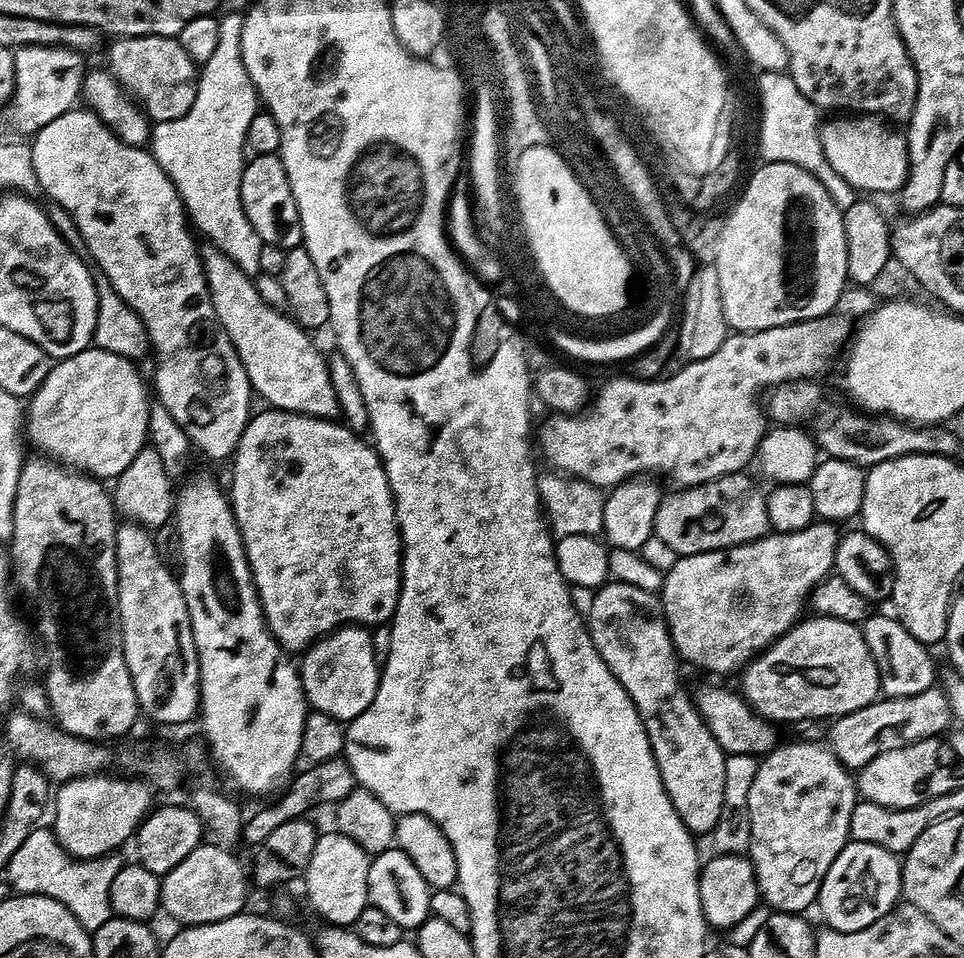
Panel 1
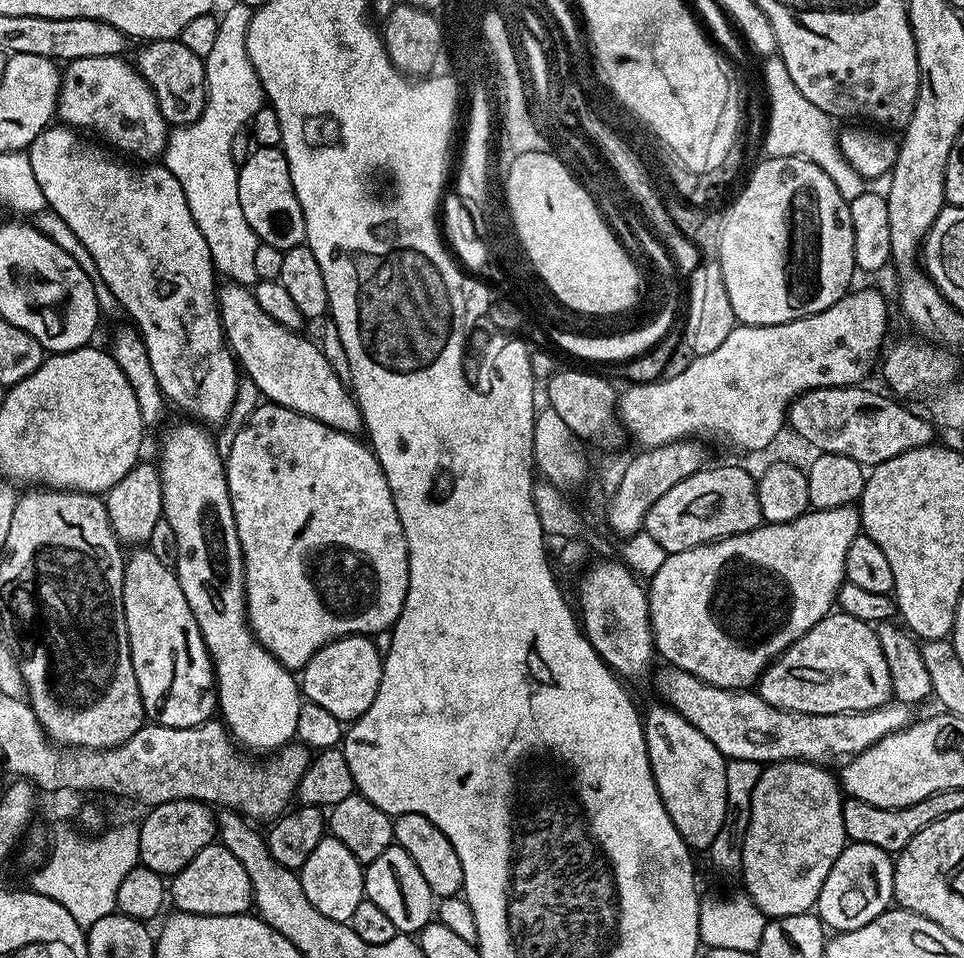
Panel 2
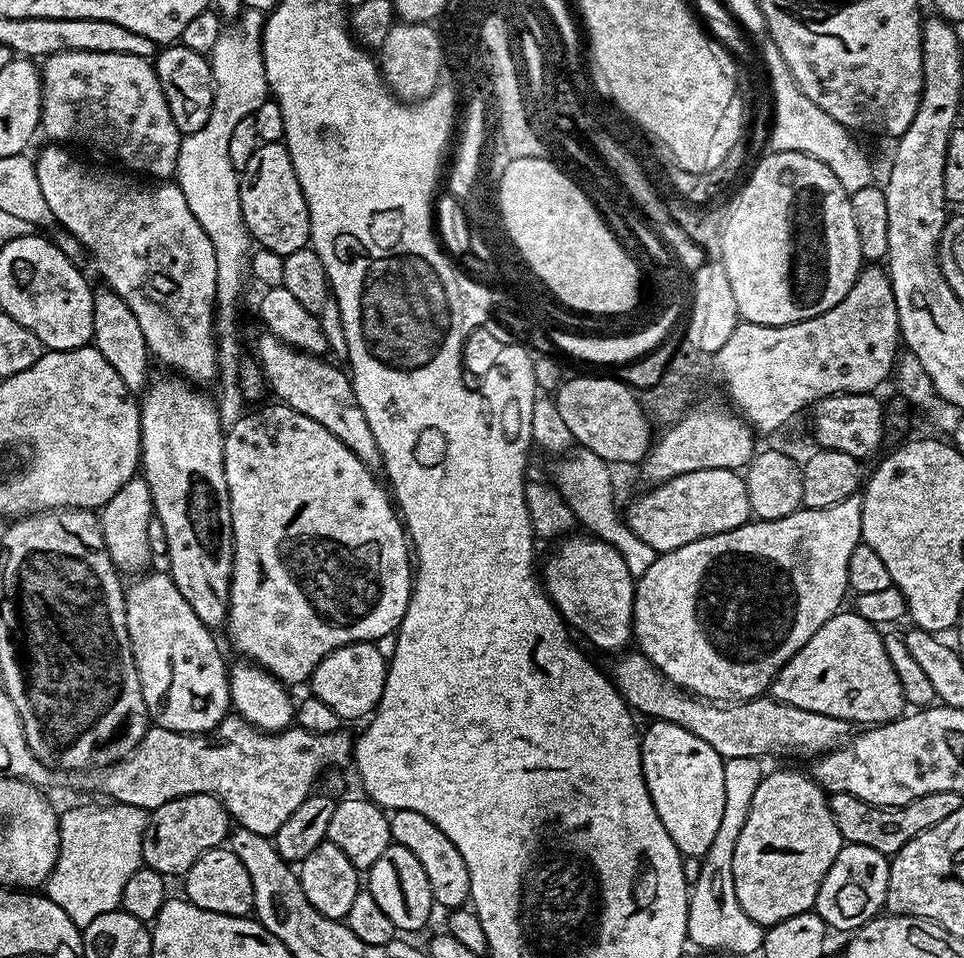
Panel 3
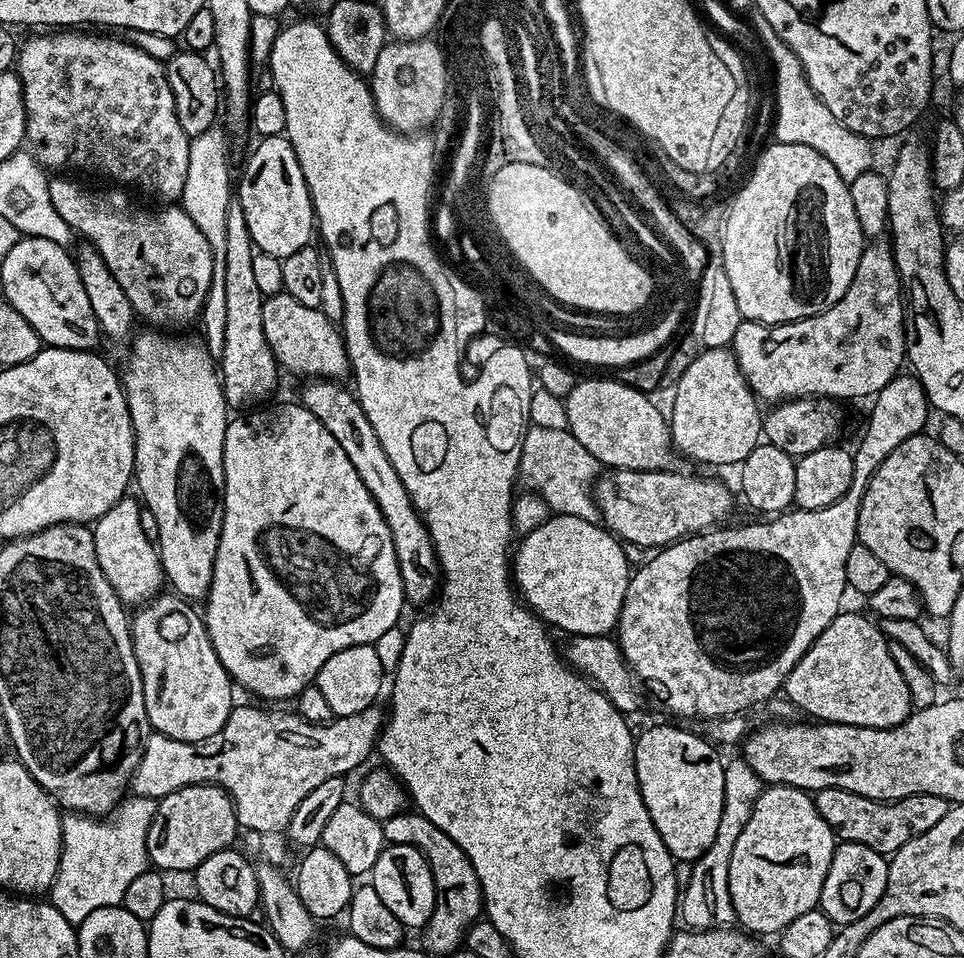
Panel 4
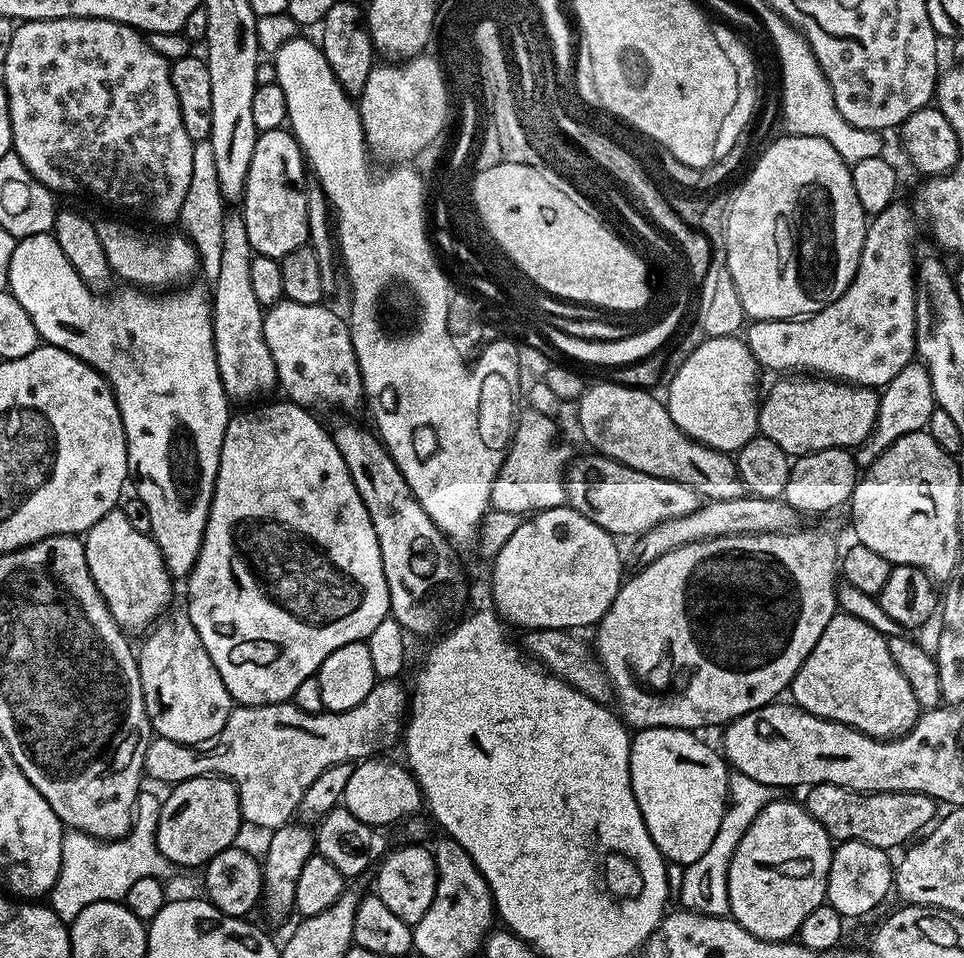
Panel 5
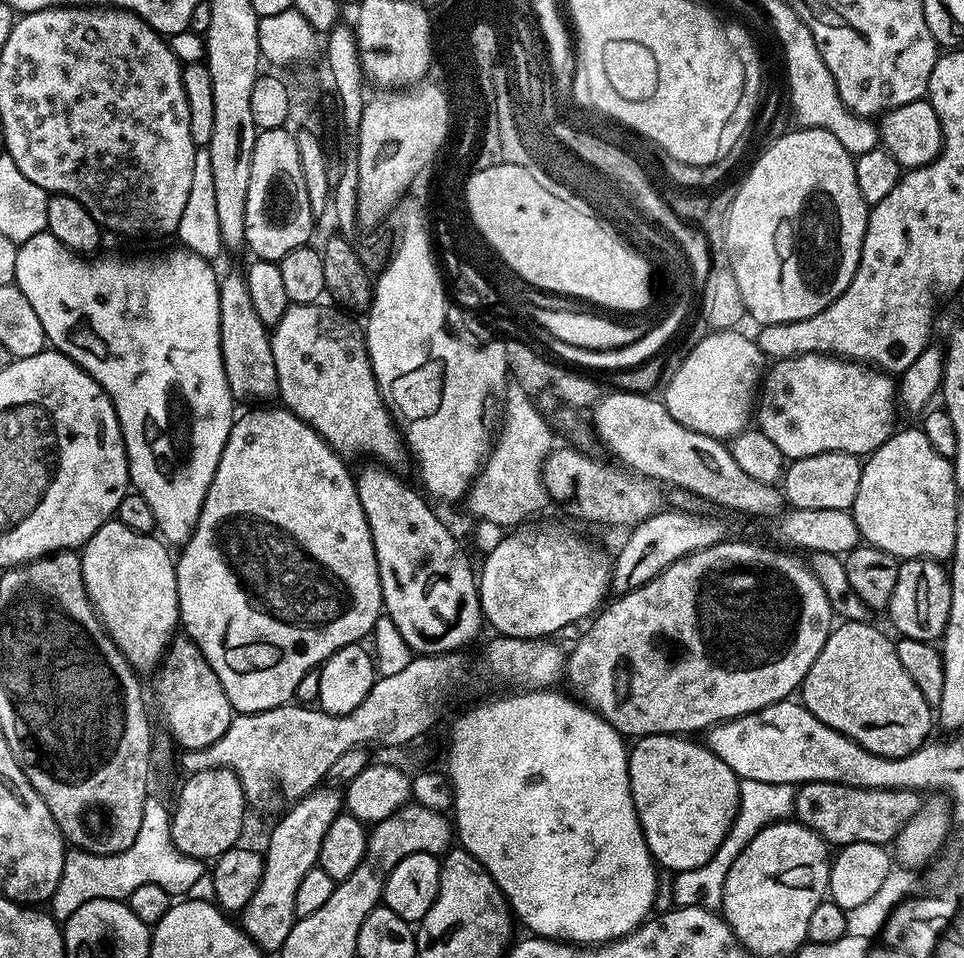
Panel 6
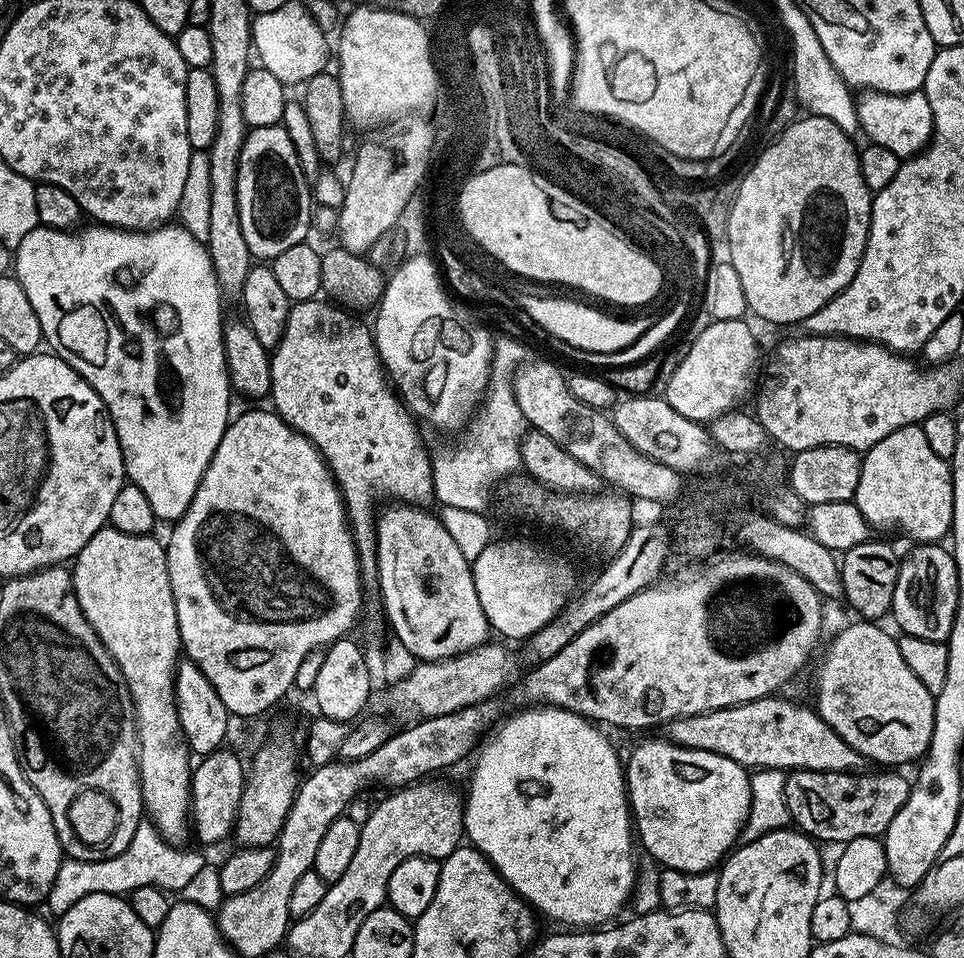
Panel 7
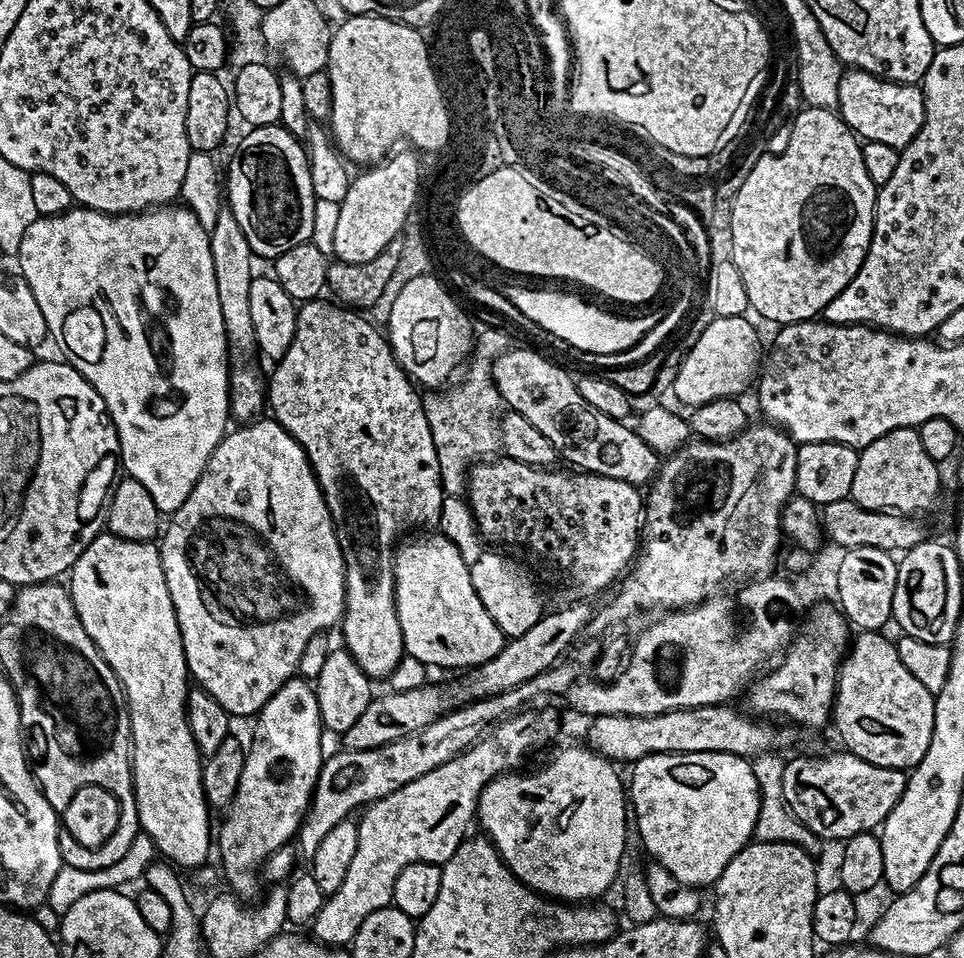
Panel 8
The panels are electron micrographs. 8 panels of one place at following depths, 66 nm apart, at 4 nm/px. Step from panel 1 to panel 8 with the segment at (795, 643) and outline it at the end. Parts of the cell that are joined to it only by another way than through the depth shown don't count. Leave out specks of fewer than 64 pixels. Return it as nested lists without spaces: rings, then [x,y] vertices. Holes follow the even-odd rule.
[[[883,631],[860,632],[851,641],[846,655],[840,661],[840,672],[836,675],[836,699],[832,702],[831,723],[836,723],[836,732],[847,751],[858,758],[870,762],[874,766],[886,766],[911,770],[922,762],[922,754],[930,750],[930,738],[934,734],[934,693],[926,690],[906,666],[902,666],[902,658],[898,658],[895,643],[884,637]]]

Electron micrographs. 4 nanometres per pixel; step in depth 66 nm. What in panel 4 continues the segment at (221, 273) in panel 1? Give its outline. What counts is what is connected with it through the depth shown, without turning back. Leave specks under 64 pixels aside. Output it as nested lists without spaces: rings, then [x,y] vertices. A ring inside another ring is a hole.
[[[313,379],[298,396],[299,403],[304,405],[330,434],[334,434],[338,446],[346,450],[346,458],[350,458],[354,470],[358,470],[358,478],[362,478],[362,486],[370,490],[382,518],[392,535],[394,554],[398,558],[398,570],[402,574],[404,599],[409,605],[424,604],[437,595],[438,581],[441,579],[440,563],[436,561],[436,551],[432,548],[432,539],[428,534],[420,513],[412,505],[406,486],[402,486],[402,478],[398,478],[398,470],[390,466],[390,458],[386,458],[386,450],[382,450],[382,442],[378,442],[378,434],[374,434],[374,426],[370,426],[370,418],[362,410],[359,400],[351,391],[348,392],[340,382]]]

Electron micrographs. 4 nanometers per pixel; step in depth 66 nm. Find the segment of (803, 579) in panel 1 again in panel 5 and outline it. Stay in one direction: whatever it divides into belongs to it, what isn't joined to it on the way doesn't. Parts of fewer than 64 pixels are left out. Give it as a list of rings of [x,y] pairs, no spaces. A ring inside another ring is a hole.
[[[913,360],[891,379],[891,382],[879,393],[879,398],[878,414],[872,432],[863,443],[857,445],[854,452],[857,467],[864,470],[872,465],[898,438],[908,433],[923,431],[927,427],[930,414],[935,408],[928,368],[919,361]],[[797,527],[791,532],[771,532],[770,534],[750,534],[749,536],[719,536],[713,540],[699,540],[698,542],[690,542],[686,546],[678,546],[674,550],[670,550],[666,554],[662,554],[662,558],[658,558],[654,562],[643,565],[639,569],[637,576],[629,575],[621,584],[618,594],[614,598],[614,602],[610,606],[610,610],[606,610],[606,614],[600,619],[599,624],[595,625],[596,640],[594,639],[594,651],[600,658],[600,663],[604,665],[608,680],[612,684],[612,695],[615,703],[620,703],[618,707],[619,715],[622,717],[625,725],[629,729],[639,730],[642,728],[686,728],[689,730],[701,730],[700,728],[712,728],[715,724],[719,726],[727,726],[732,720],[737,720],[742,714],[758,710],[762,706],[773,703],[777,698],[789,691],[792,679],[798,674],[798,670],[802,666],[802,662],[806,662],[806,658],[810,654],[810,650],[814,650],[814,646],[818,642],[818,638],[822,638],[822,630],[826,630],[826,626],[830,622],[830,618],[835,616],[838,611],[836,603],[836,585],[838,583],[838,548],[836,552],[836,540],[824,528],[804,528]]]

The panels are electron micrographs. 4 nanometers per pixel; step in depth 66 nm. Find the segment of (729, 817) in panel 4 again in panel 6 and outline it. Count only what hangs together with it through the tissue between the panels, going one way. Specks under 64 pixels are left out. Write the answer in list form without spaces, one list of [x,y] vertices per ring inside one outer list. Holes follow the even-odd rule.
[[[740,780],[740,804],[736,808],[736,817],[732,819],[732,824],[728,828],[728,832],[724,836],[724,840],[716,850],[712,857],[702,866],[691,868],[685,872],[675,873],[672,884],[672,896],[677,905],[681,908],[689,908],[690,906],[698,906],[699,908],[719,909],[724,903],[724,883],[726,882],[726,874],[730,870],[730,866],[734,862],[734,858],[738,858],[738,854],[742,854],[742,850],[746,848],[748,843],[754,838],[754,834],[758,834],[765,825],[782,820],[793,815],[796,807],[796,788],[790,784],[779,784],[778,782],[756,782],[754,780]]]

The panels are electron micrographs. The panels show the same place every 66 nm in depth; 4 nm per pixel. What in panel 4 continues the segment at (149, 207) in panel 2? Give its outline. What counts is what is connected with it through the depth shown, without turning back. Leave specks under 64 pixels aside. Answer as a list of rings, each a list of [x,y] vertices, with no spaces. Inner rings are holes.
[[[49,179],[48,189],[54,210],[102,254],[102,262],[118,278],[118,286],[130,298],[130,306],[139,319],[141,316],[149,320],[149,325],[160,330],[197,323],[212,285],[212,251],[210,242],[206,242],[202,230],[194,226],[183,207],[160,206],[164,208],[147,212],[128,201],[127,191],[91,192],[72,180]]]

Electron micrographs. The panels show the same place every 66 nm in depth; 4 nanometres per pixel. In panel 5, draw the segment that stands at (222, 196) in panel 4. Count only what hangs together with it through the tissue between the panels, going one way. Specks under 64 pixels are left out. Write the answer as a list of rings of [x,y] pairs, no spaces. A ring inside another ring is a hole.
[[[207,142],[197,143],[194,147],[194,170],[190,174],[190,190],[186,190],[186,202],[182,202],[182,210],[178,221],[183,235],[191,240],[200,257],[199,271],[204,272],[208,282],[218,278],[218,268],[222,257],[222,230],[226,202],[222,198],[222,190],[218,186],[217,167],[214,166],[214,150]]]

